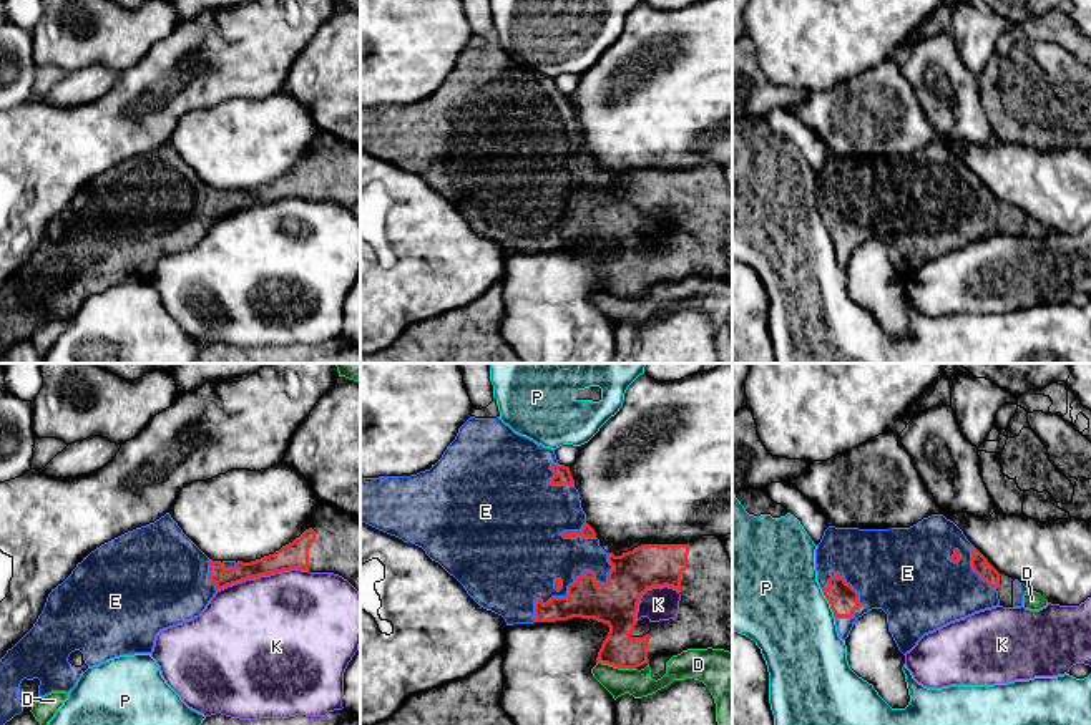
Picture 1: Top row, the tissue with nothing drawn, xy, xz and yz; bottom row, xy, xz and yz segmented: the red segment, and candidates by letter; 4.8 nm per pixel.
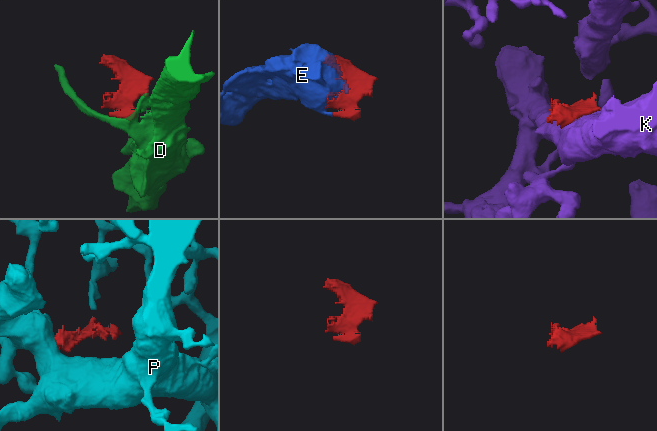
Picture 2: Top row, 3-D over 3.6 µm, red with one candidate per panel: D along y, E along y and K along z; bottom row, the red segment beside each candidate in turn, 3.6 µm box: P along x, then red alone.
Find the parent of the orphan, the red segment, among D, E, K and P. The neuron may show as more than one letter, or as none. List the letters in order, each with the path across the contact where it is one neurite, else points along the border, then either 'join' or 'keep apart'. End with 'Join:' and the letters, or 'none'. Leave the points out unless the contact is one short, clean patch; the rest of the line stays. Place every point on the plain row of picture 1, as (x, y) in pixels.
D: keep apart
E: join
K: keep apart
P: border yz (821, 218), (834, 246); keep apart
Join: E

